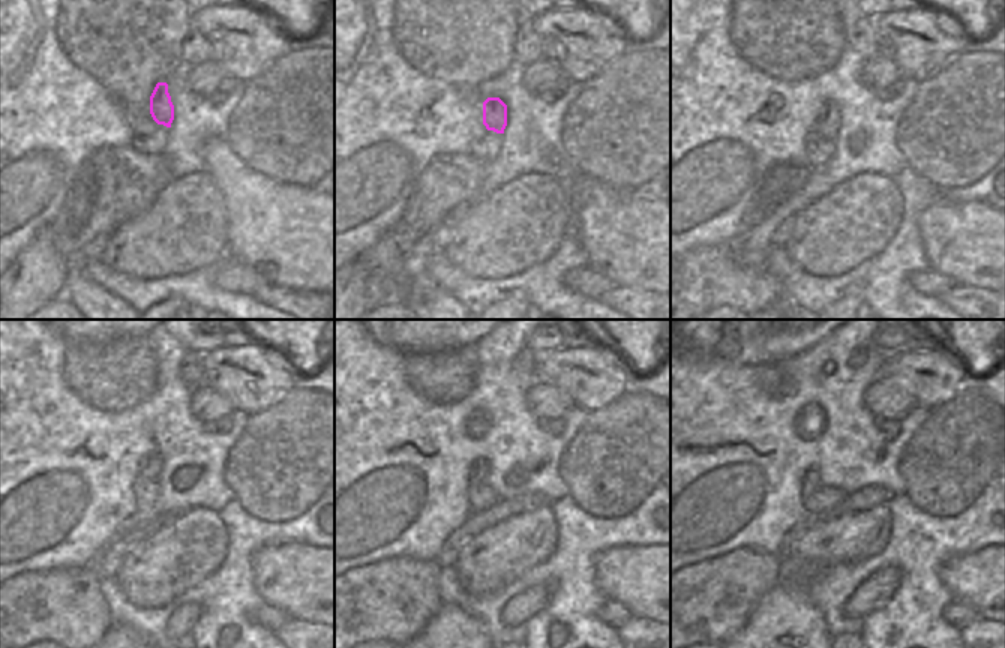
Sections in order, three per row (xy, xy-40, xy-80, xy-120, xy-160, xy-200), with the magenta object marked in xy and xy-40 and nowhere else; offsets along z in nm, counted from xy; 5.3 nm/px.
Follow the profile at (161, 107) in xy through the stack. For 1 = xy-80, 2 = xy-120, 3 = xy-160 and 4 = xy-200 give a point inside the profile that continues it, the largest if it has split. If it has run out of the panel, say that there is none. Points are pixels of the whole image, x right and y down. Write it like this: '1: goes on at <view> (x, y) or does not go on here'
1: goes on at xy-80 (827, 125)
2: goes on at xy-120 (150, 467)
3: goes on at xy-160 (479, 474)
4: goes on at xy-200 (812, 483)

